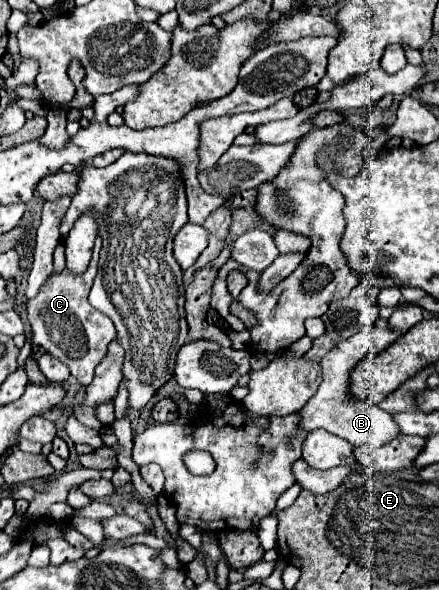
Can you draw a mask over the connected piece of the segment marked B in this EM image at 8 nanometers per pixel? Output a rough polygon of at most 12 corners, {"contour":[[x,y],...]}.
{"contour":[[362,328],[320,362],[322,384],[298,412],[354,446],[380,448],[398,424],[348,398],[348,374],[400,332]]}

